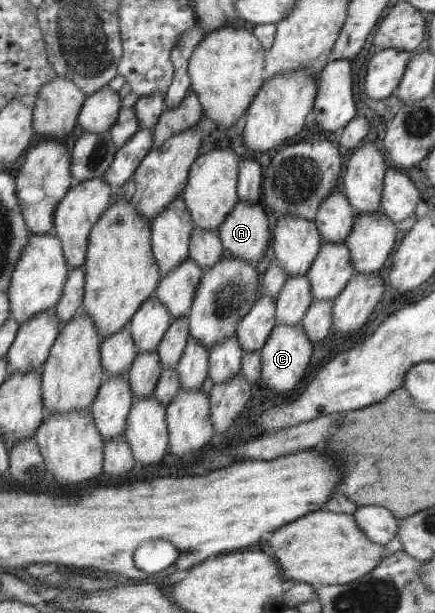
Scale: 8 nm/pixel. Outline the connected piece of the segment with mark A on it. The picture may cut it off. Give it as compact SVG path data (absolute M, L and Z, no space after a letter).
M237 200L218 227L223 250L235 259L256 266L269 245L267 215L259 201Z

